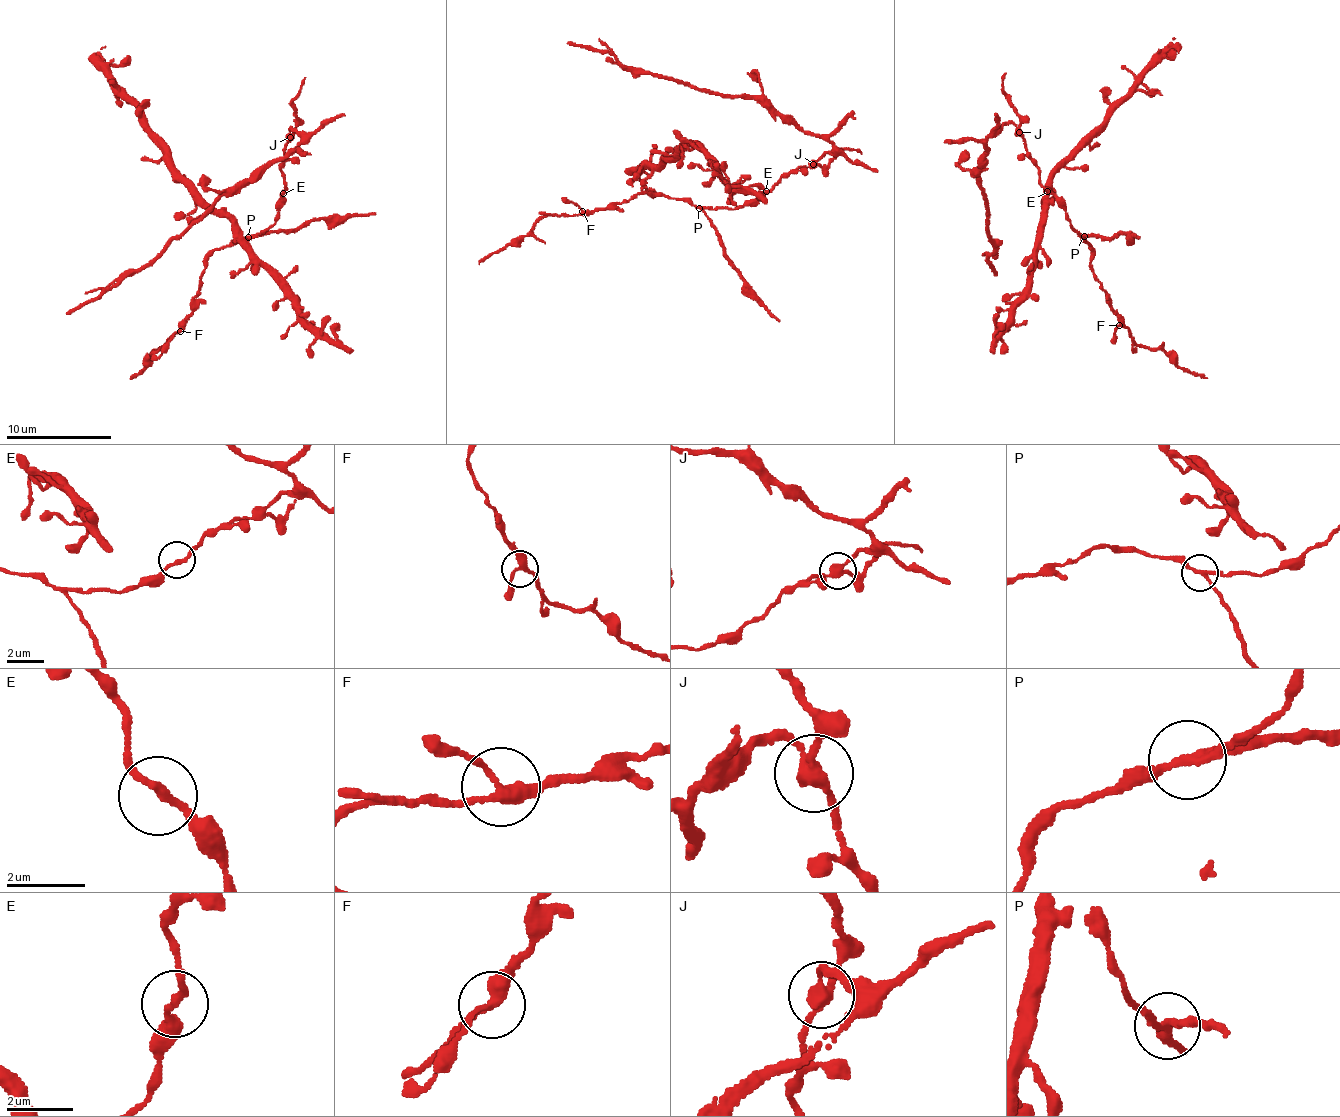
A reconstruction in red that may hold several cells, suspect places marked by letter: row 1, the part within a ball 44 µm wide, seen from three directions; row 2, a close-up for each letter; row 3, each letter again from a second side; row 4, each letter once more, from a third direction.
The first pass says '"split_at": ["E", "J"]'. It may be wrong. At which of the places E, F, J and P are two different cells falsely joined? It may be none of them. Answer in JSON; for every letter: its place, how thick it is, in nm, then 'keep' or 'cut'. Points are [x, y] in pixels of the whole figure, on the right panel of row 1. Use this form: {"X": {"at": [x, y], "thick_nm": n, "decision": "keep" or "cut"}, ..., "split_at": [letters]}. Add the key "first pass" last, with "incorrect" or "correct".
{"E": {"at": [1047, 191], "thick_nm": 190, "decision": "keep"}, "F": {"at": [1119, 325], "thick_nm": 280, "decision": "keep"}, "J": {"at": [1019, 132], "thick_nm": 280, "decision": "cut"}, "P": {"at": [1084, 236], "thick_nm": 170, "decision": "cut"}, "split_at": ["J", "P"], "first pass": "incorrect"}

